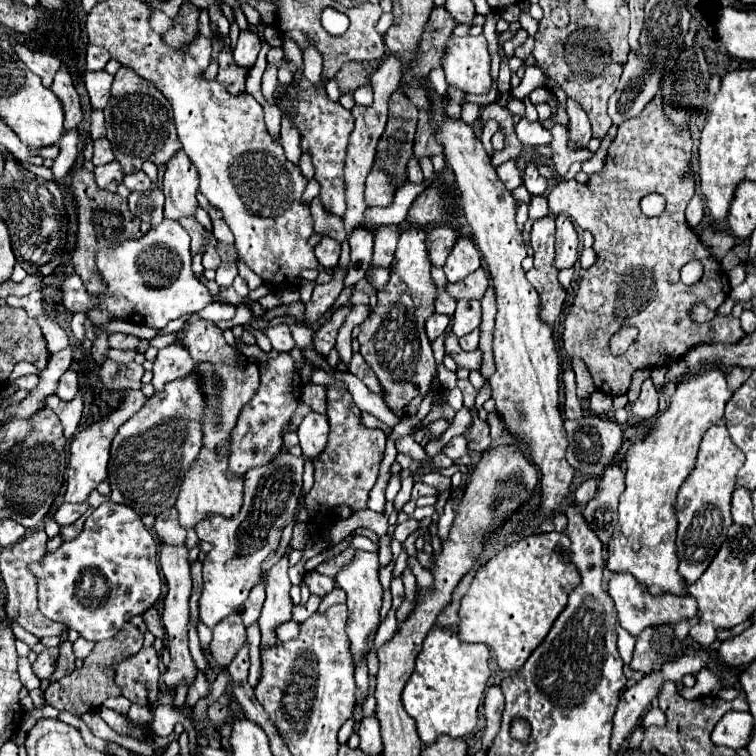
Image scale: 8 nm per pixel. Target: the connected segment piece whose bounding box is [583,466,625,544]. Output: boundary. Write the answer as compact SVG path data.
M621 466L607 468L599 482L599 490L595 498L589 500L583 510L585 522L603 544L611 540L617 522L617 504L619 504L619 496L623 494L623 478L625 476L621 472Z

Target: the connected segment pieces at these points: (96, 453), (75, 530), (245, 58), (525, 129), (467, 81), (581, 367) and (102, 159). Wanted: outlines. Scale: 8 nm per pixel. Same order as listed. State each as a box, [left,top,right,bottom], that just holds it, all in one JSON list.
[[65,390,147,502],[59,510,93,542],[233,30,261,70],[515,118,551,146],[443,36,493,94],[573,358,595,398],[93,138,115,166]]

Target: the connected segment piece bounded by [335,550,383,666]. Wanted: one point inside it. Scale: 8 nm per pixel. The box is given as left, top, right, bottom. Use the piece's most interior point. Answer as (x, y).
(359, 579)

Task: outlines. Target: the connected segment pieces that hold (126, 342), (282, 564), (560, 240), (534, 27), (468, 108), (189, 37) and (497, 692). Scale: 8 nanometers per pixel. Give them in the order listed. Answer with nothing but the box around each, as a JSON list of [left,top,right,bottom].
[[109,334,139,350],[259,558,293,652],[555,216,579,270],[519,12,538,37],[461,104,479,124],[163,4,199,46],[483,686,503,750]]

